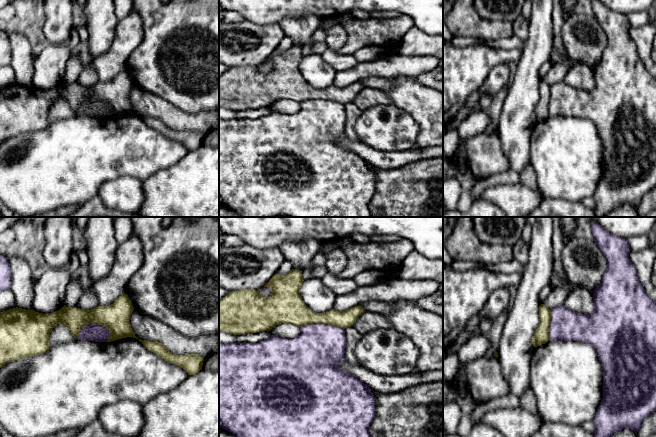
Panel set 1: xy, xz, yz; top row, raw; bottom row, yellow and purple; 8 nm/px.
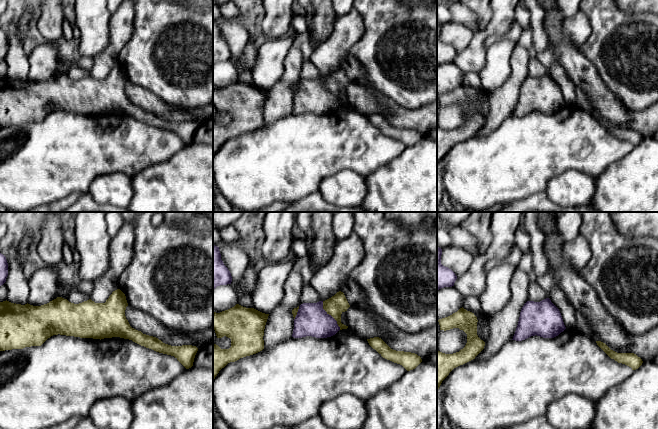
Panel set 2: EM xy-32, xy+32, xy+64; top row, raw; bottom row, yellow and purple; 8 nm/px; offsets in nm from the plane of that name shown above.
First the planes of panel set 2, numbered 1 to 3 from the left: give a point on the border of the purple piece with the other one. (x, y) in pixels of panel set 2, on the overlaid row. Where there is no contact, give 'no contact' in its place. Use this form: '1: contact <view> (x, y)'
1: no contact
2: contact xy+32 (330, 314)
3: no contact

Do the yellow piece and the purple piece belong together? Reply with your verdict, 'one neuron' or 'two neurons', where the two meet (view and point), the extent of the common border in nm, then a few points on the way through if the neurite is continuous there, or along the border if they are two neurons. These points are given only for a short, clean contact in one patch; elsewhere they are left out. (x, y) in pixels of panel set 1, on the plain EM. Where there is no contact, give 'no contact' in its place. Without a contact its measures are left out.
two neurons; contact xy (90, 98); length 280 nm

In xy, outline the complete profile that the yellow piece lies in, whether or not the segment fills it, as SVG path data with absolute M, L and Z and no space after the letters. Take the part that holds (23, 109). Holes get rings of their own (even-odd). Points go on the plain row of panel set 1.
M127 70L120 72L113 80L98 82L91 86L63 82L60 86L52 89L39 89L22 84L13 84L0 88L0 144L6 139L20 134L40 131L49 125L49 112L51 106L57 101L65 101L73 110L74 114L80 110L83 103L90 99L98 99L109 106L107 118L122 114L133 113L138 115L129 98L129 93L134 83Z

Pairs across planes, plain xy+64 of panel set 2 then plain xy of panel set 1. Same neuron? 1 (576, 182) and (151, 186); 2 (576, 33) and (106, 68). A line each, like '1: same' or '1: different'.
1: different
2: same

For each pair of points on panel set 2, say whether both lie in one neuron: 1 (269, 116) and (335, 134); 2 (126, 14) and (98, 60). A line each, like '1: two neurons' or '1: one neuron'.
1: two neurons
2: one neuron

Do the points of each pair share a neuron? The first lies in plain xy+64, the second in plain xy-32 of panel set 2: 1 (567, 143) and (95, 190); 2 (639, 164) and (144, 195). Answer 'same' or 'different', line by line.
1: different
2: same

